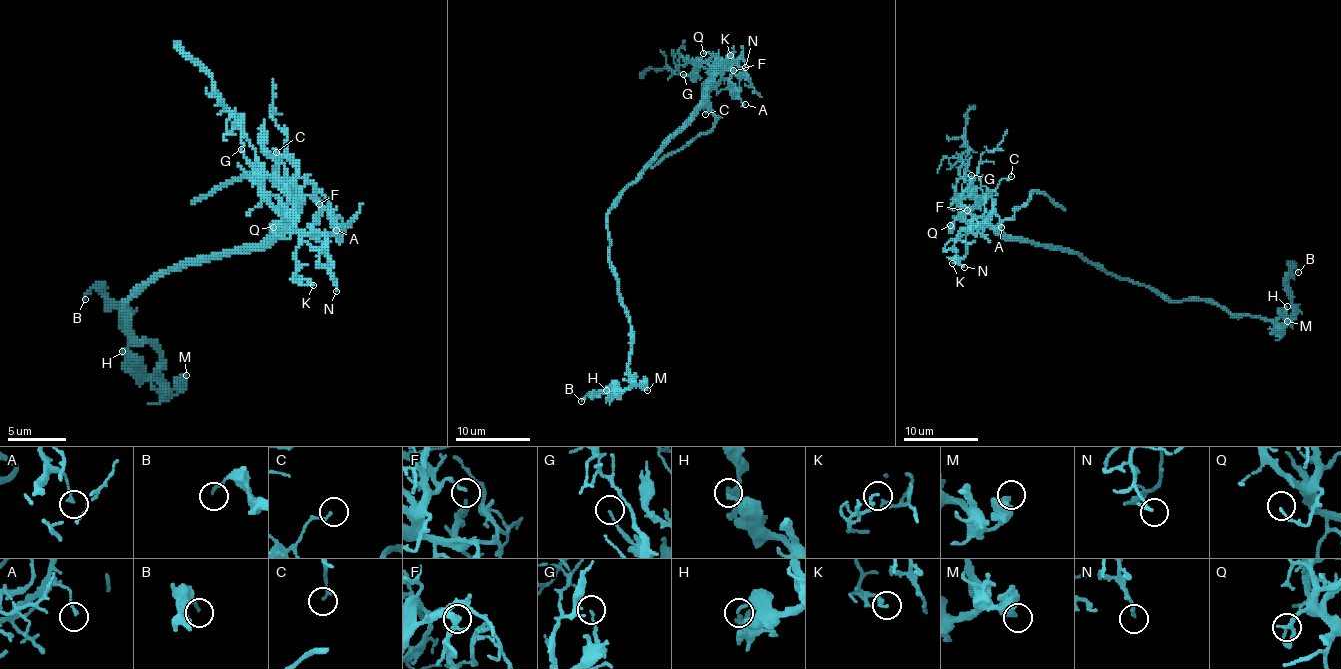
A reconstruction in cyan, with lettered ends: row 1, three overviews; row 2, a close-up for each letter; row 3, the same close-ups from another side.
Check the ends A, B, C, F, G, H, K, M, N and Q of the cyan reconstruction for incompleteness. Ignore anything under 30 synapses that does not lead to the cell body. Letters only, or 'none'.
none

